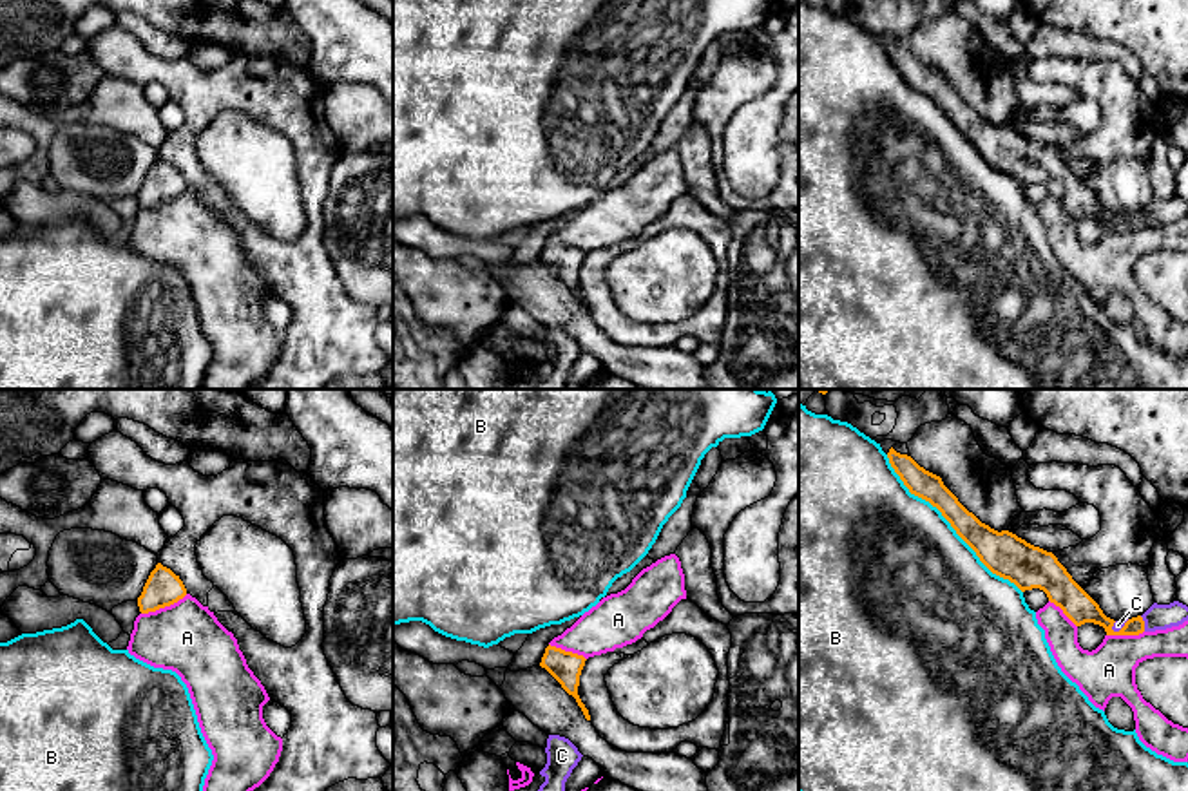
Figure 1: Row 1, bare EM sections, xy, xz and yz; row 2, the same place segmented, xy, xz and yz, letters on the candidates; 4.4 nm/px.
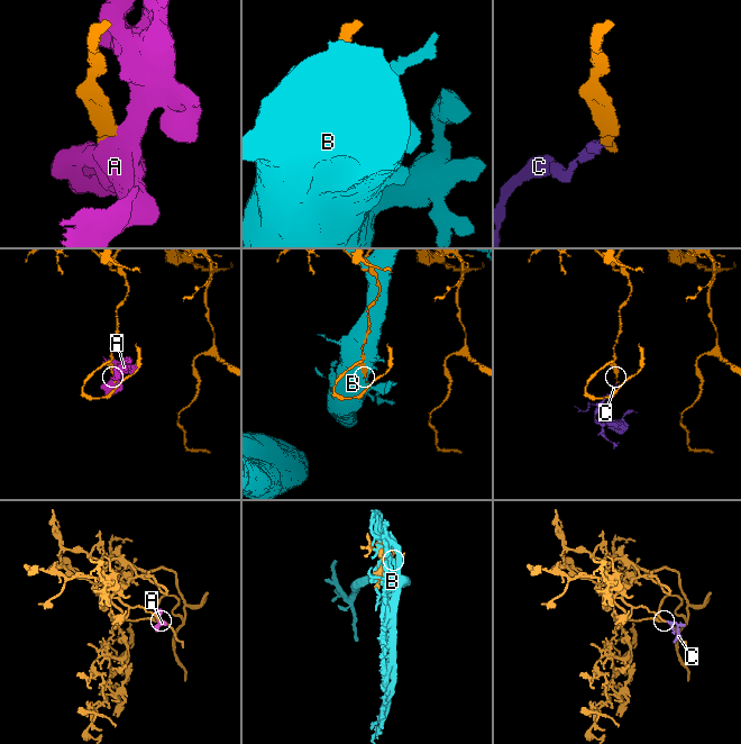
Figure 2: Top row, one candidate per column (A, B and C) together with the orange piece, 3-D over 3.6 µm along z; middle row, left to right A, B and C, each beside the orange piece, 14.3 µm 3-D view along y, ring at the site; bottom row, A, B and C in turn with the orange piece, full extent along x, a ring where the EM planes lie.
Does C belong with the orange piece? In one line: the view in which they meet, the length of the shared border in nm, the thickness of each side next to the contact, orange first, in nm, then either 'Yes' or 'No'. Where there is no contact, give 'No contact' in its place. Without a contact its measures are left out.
Touches orange in yz. Shared border 80 nm. Thickness 100 nm (orange) against 110 nm. Yes

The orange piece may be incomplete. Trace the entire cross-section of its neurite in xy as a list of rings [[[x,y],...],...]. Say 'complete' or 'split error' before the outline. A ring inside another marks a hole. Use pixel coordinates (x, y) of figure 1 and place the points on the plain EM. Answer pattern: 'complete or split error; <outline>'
complete; [[[158,157],[138,192],[138,201],[141,208],[148,208],[177,197],[185,190],[187,183],[179,170]]]

